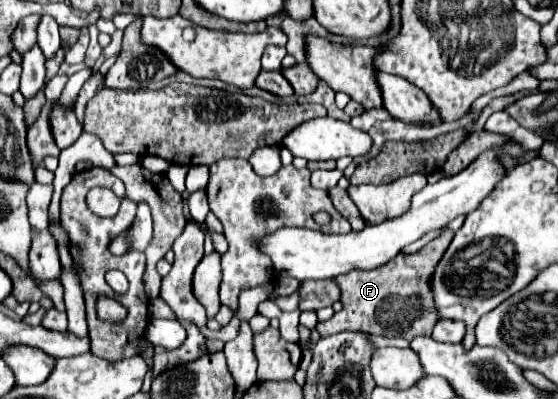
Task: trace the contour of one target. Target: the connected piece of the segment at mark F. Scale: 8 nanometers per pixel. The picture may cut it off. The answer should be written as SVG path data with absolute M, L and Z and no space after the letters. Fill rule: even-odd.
M444 229L434 241L424 245L420 251L412 255L396 255L388 263L370 269L370 271L350 271L348 275L336 277L342 289L342 311L334 313L332 319L318 323L316 329L322 337L336 335L342 331L368 331L372 335L384 337L404 337L412 341L418 335L430 335L432 327L438 323L440 315L436 315L436 303L432 299L432 271L436 263L442 259L448 243L452 241L454 231ZM400 297L400 299L392 299Z

